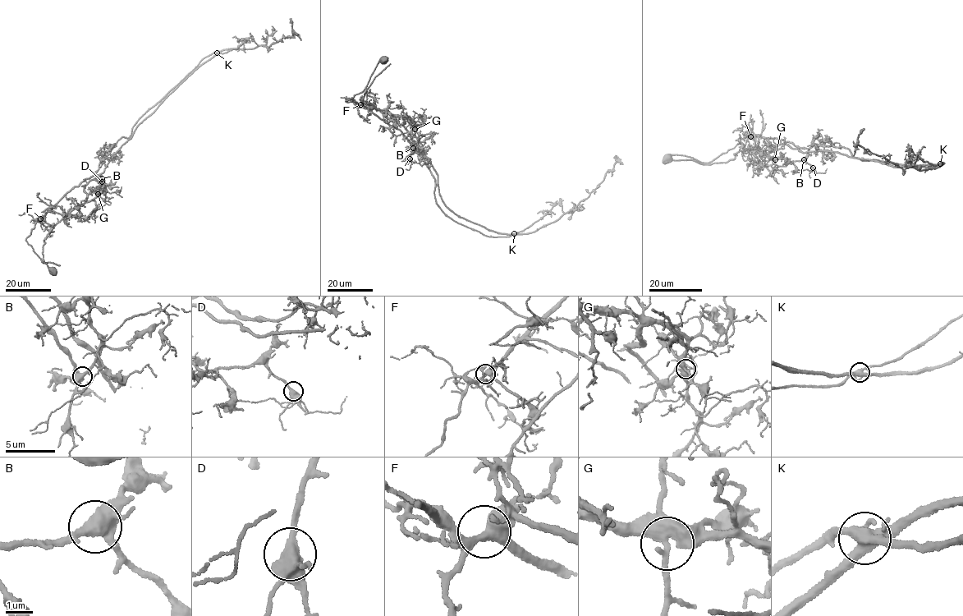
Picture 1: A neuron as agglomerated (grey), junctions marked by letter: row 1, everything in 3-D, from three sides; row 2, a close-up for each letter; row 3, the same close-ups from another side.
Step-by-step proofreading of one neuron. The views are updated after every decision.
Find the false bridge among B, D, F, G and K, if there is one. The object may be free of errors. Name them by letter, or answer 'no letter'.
K

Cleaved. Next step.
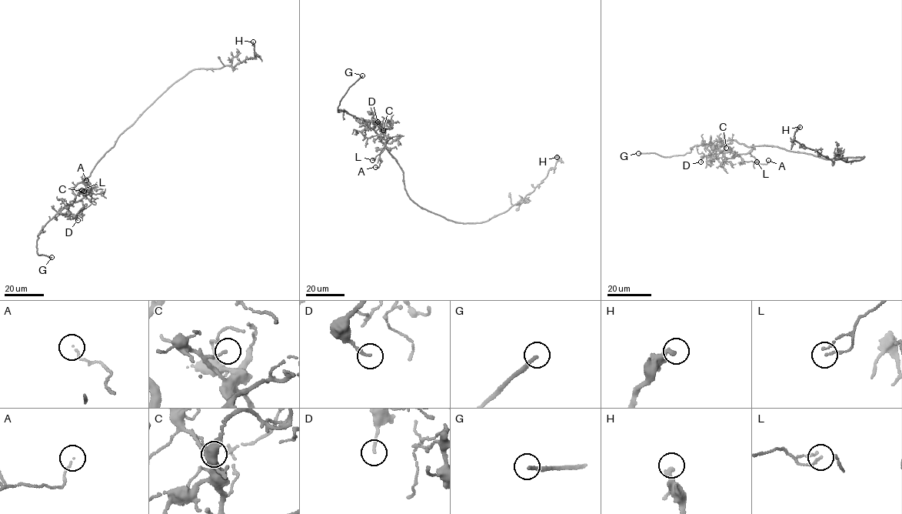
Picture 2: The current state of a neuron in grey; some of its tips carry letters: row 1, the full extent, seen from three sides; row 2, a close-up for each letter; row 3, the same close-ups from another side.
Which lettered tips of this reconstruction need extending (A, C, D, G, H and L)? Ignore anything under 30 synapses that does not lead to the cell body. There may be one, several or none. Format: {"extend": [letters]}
{"extend": ["G"]}

